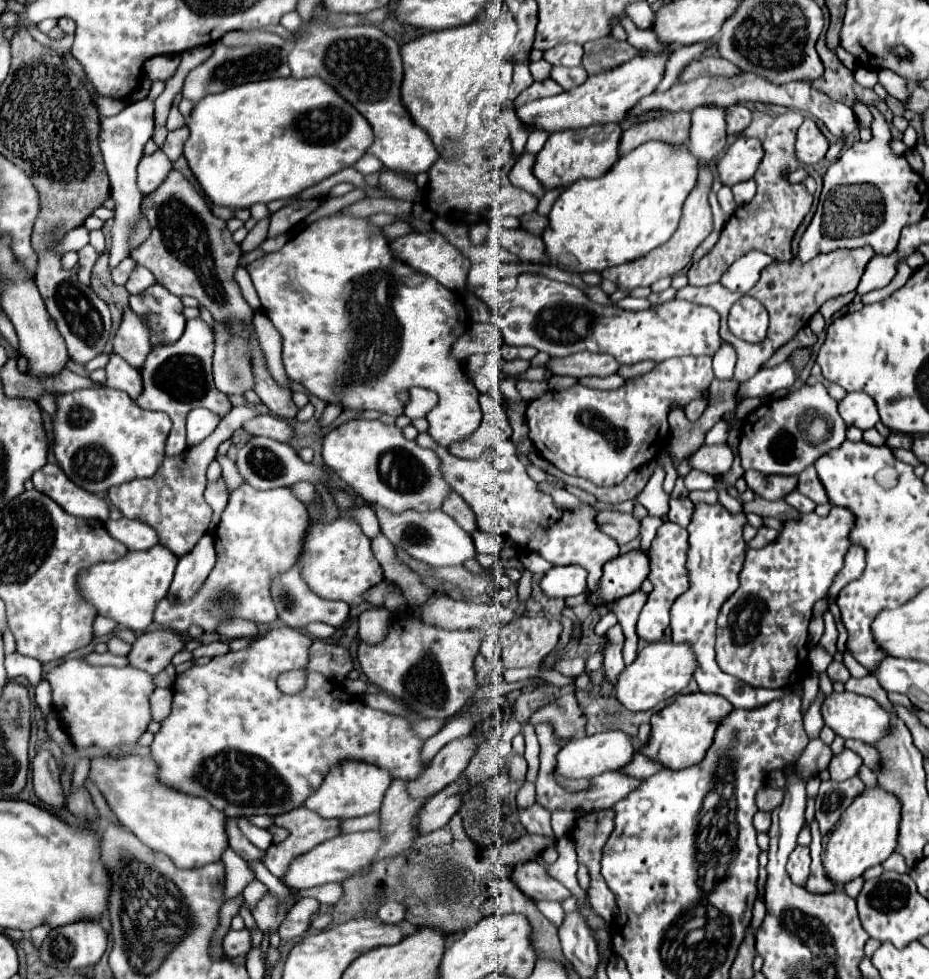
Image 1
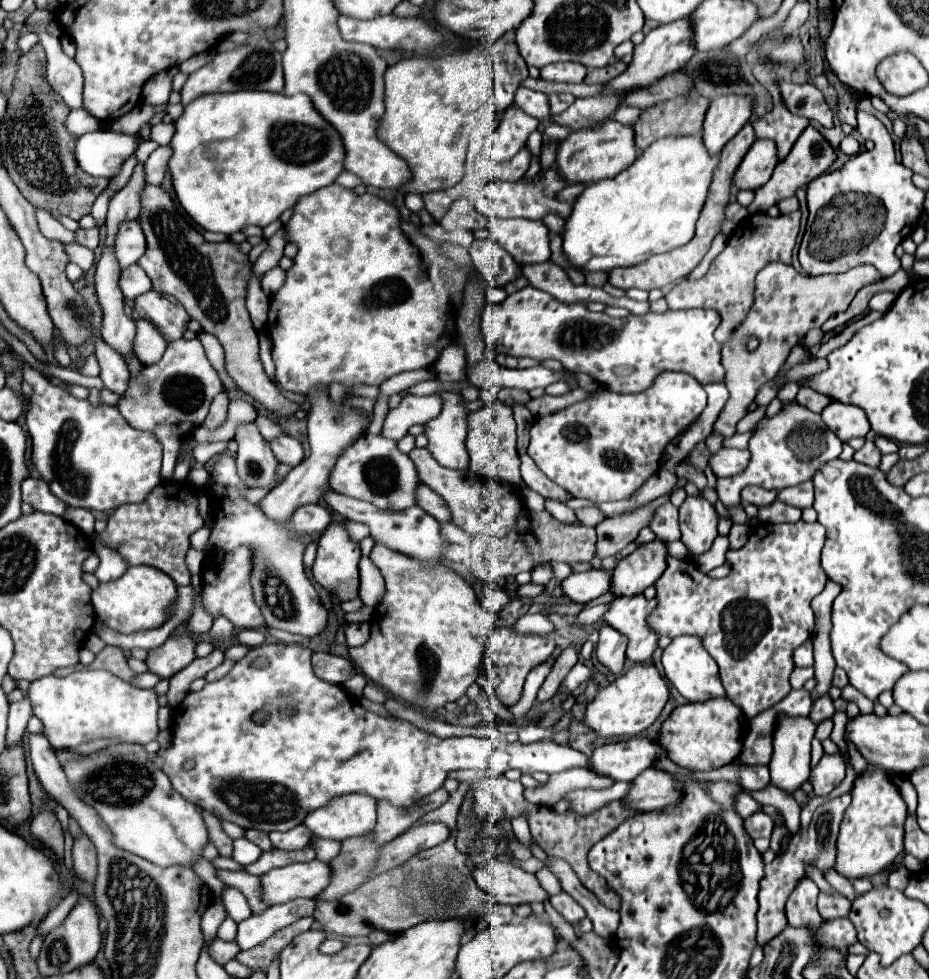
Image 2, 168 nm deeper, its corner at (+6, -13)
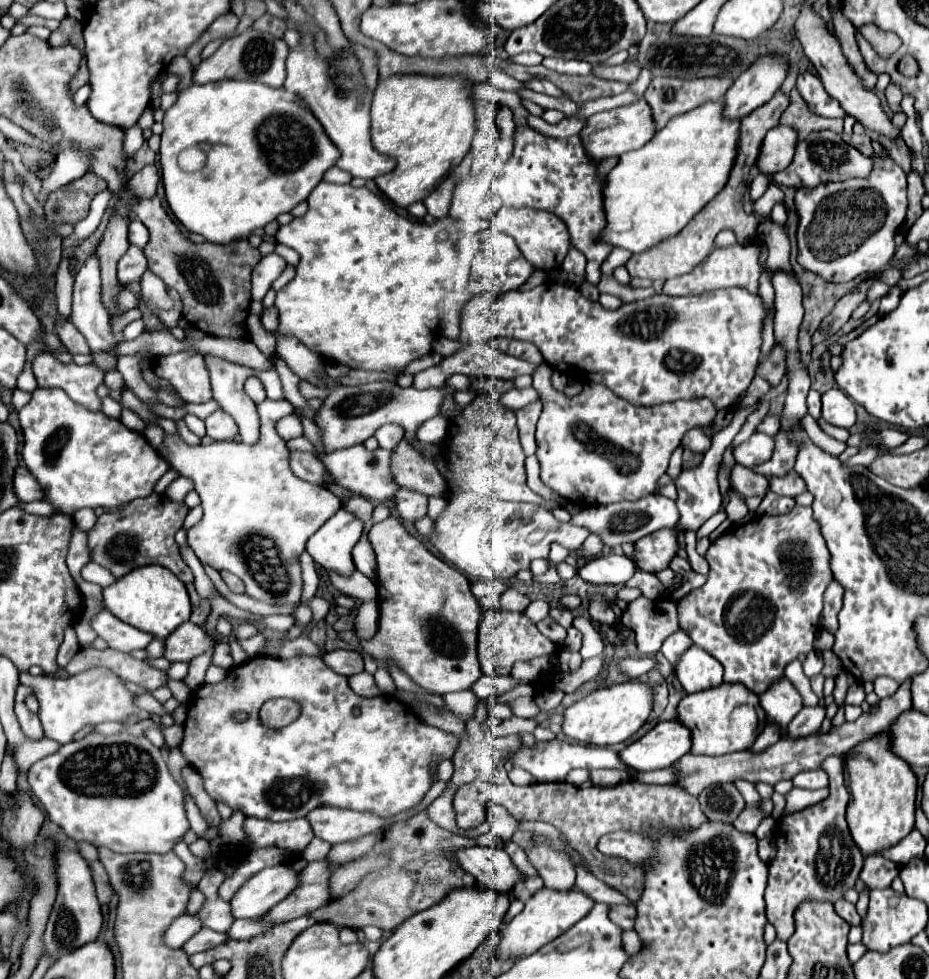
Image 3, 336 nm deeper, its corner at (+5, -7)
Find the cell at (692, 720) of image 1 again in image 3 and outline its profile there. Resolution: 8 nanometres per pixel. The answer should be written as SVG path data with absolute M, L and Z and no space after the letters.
M720 684L702 692L686 694L678 704L678 720L692 734L690 754L696 756L722 756L732 752L748 750L756 736L764 730L764 710L760 708L758 696L742 684Z

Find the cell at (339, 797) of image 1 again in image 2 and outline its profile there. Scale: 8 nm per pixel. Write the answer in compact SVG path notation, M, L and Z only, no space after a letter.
M353 794L341 796L325 808L309 812L305 826L317 836L343 842L353 836L363 836L375 828L377 800Z

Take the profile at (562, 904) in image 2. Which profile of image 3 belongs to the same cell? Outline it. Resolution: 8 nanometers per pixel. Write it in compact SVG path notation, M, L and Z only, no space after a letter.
M534 834L534 840L538 846L534 850L528 850L528 858L540 872L544 886L554 890L572 890L576 878L572 862L564 854L552 850L544 836Z

